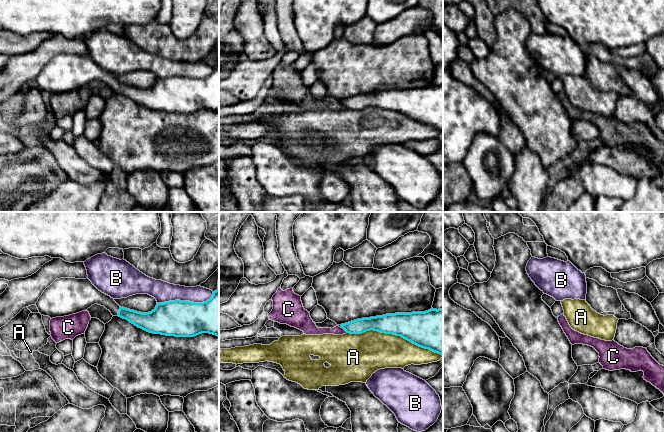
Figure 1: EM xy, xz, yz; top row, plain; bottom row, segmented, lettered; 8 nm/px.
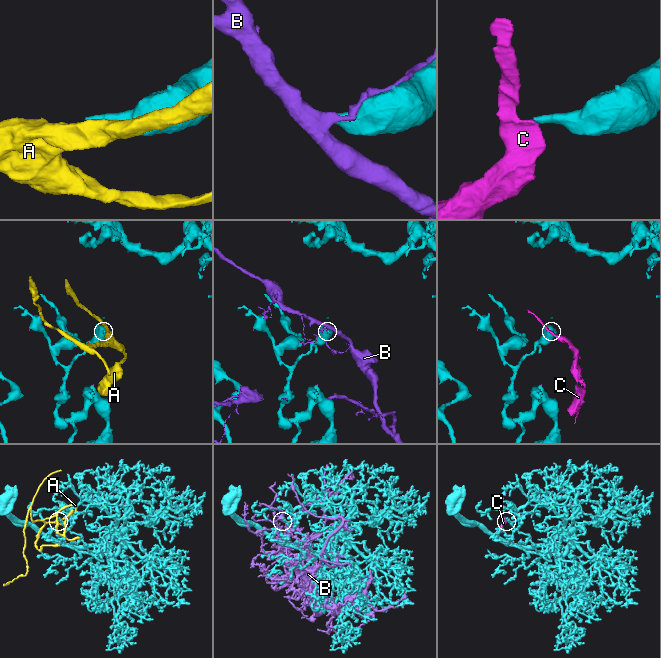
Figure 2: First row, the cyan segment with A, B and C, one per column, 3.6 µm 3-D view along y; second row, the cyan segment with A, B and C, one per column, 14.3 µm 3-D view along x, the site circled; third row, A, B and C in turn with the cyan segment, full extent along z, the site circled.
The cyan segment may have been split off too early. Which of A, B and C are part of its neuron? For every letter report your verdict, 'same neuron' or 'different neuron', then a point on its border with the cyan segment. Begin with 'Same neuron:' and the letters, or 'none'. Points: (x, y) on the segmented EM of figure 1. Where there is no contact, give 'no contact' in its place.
Same neuron: none
A: different neuron | xz (395, 334)
B: different neuron | xy (186, 301)
C: different neuron | xz (344, 329)

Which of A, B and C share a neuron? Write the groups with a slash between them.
A / B / C

